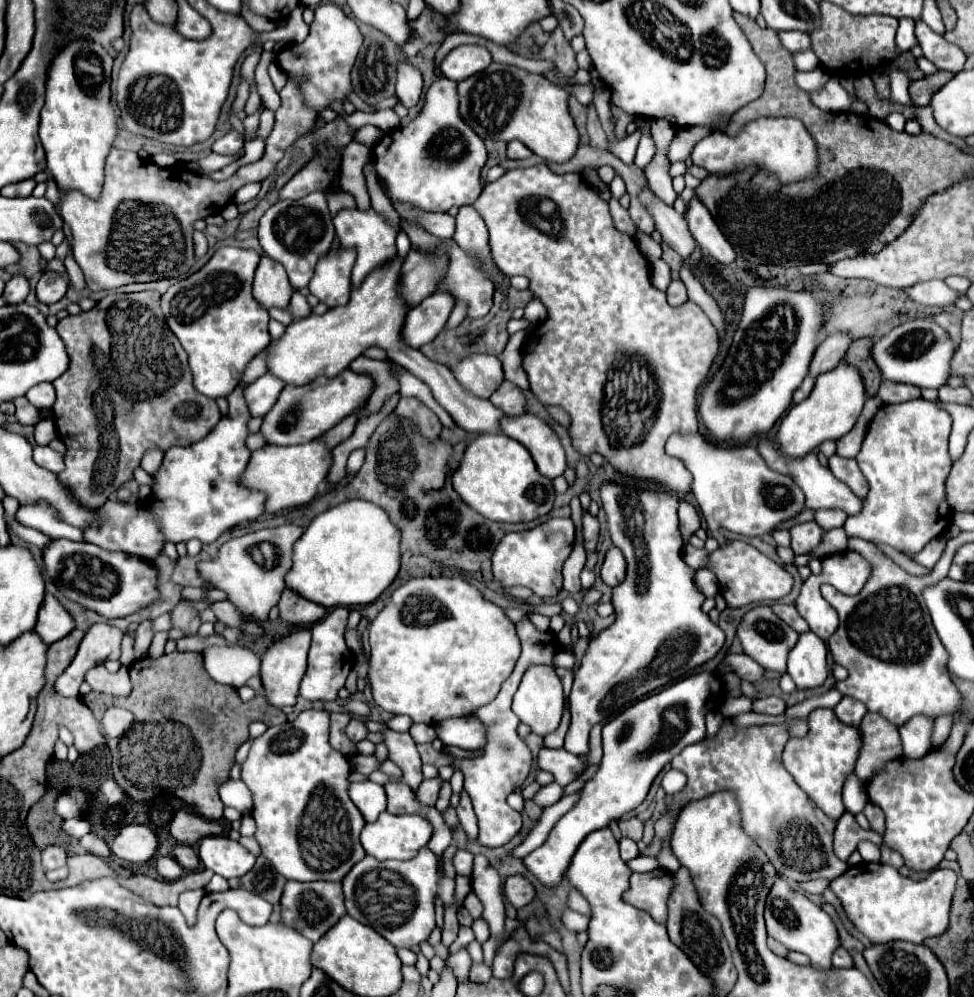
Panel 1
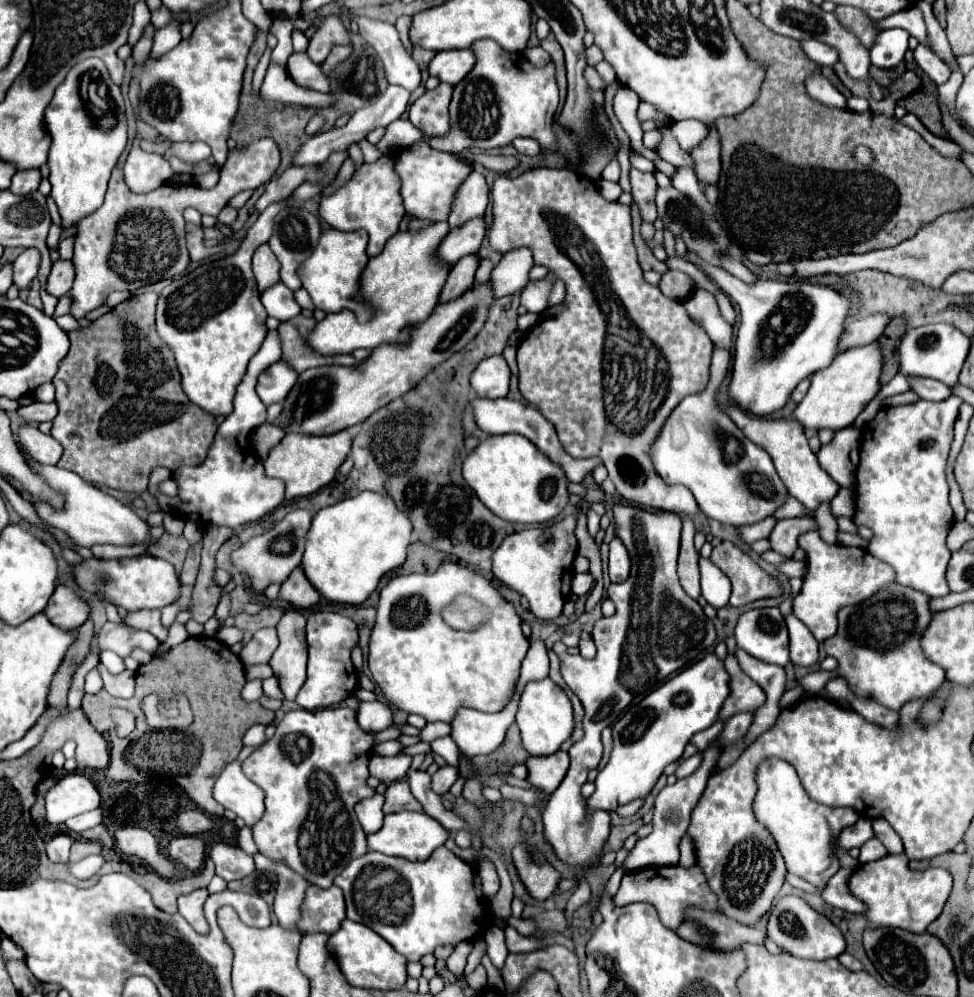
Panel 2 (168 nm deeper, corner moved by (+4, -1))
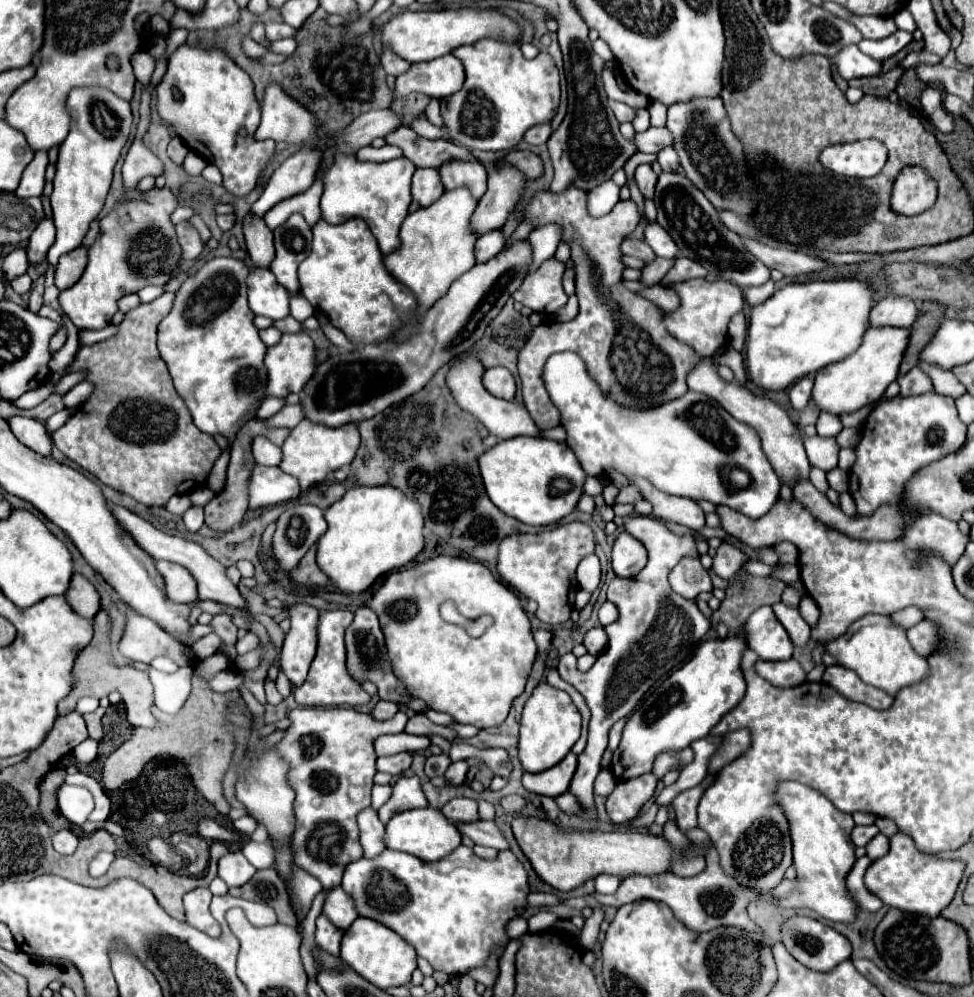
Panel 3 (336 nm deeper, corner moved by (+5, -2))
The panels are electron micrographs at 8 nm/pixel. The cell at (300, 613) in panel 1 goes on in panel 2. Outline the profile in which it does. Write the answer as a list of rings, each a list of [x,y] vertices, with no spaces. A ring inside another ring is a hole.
[[[295,568],[291,572],[291,576],[281,584],[279,598],[299,610],[305,610],[305,608],[319,604],[319,592],[315,588],[311,588],[311,584],[305,578],[301,568]]]

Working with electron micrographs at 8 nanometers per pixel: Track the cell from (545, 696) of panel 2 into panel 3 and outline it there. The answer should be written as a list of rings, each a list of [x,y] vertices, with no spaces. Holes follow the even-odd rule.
[[[548,683],[538,685],[532,697],[526,701],[522,719],[520,719],[520,737],[518,737],[518,759],[524,773],[542,773],[562,761],[572,745],[580,737],[580,713],[574,707],[568,693],[550,687]]]

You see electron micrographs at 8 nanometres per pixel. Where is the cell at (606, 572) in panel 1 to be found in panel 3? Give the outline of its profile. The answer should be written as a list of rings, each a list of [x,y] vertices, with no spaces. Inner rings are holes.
[[[622,531],[612,547],[612,569],[618,577],[634,577],[638,575],[648,561],[646,547],[630,537],[630,533]]]

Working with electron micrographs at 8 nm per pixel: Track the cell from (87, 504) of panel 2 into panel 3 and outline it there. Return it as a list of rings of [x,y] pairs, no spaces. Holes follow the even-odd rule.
[[[112,505],[112,513],[114,517],[120,521],[120,525],[138,541],[138,545],[148,551],[154,559],[166,559],[166,561],[172,561],[172,563],[178,563],[182,567],[186,567],[196,579],[198,579],[198,595],[202,601],[206,599],[212,599],[212,601],[218,601],[218,603],[226,603],[226,605],[232,605],[232,607],[244,607],[248,605],[246,599],[242,597],[238,585],[234,585],[228,575],[226,575],[226,567],[220,565],[220,561],[216,561],[214,557],[210,557],[210,553],[206,553],[198,543],[194,541],[188,541],[184,537],[178,537],[178,535],[168,535],[160,529],[156,529],[150,521],[134,515],[132,511],[120,507],[120,505]]]

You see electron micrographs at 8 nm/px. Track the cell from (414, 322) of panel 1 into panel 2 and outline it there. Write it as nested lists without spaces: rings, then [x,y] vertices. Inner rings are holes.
[[[469,254],[465,258],[461,258],[449,272],[447,280],[445,280],[445,286],[439,294],[439,300],[437,304],[445,304],[449,302],[451,298],[459,298],[465,290],[471,288],[473,284],[473,276],[475,276],[475,270],[479,266],[479,258],[475,254]]]

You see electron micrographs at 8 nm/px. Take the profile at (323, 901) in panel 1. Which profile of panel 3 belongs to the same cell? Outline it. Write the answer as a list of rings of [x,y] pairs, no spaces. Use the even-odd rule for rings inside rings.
[[[340,887],[328,893],[324,903],[324,915],[338,927],[348,929],[350,923],[358,917],[358,911],[354,909],[354,899]]]

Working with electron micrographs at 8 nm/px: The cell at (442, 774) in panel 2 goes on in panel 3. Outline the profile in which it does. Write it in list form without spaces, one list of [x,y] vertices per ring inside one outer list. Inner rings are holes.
[[[456,761],[448,767],[446,771],[446,779],[452,783],[452,785],[462,785],[466,781],[466,773],[468,773],[468,763],[466,761]]]

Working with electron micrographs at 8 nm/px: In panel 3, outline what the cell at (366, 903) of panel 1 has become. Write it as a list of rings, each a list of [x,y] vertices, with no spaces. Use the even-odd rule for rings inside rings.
[[[464,845],[436,863],[426,863],[414,855],[390,849],[376,859],[362,857],[346,867],[342,889],[354,897],[362,917],[388,925],[414,945],[418,957],[424,957],[434,971],[444,971],[448,975],[466,975],[470,969],[484,967],[490,951],[496,951],[496,955],[502,957],[506,945],[510,943],[510,937],[506,937],[506,921],[524,913],[526,897],[530,893],[528,871],[512,851],[500,851],[496,859],[480,859],[470,847]]]

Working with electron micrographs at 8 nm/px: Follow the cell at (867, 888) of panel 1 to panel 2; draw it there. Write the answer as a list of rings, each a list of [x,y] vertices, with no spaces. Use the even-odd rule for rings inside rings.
[[[887,854],[881,860],[861,864],[853,870],[849,880],[849,892],[859,898],[863,904],[867,904],[867,912],[863,916],[867,918],[869,926],[873,928],[903,928],[907,932],[925,932],[927,926],[941,914],[951,886],[953,878],[943,868],[929,868],[923,872],[913,872],[907,866],[905,854]]]

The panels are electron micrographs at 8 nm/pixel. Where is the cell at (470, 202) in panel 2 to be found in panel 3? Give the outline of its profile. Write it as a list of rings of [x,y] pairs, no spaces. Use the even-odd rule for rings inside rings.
[[[450,161],[450,165],[442,165],[438,173],[446,189],[464,185],[476,199],[480,199],[486,191],[486,167],[480,161]]]

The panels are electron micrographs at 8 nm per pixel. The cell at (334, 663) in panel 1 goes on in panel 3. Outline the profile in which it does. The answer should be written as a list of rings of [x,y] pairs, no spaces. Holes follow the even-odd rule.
[[[348,609],[326,611],[320,615],[318,623],[318,653],[312,661],[310,673],[306,681],[294,689],[294,697],[298,705],[318,705],[318,707],[334,707],[334,705],[366,705],[370,703],[370,695],[348,675],[346,671],[346,649],[344,649],[344,631],[352,623],[352,613]]]

